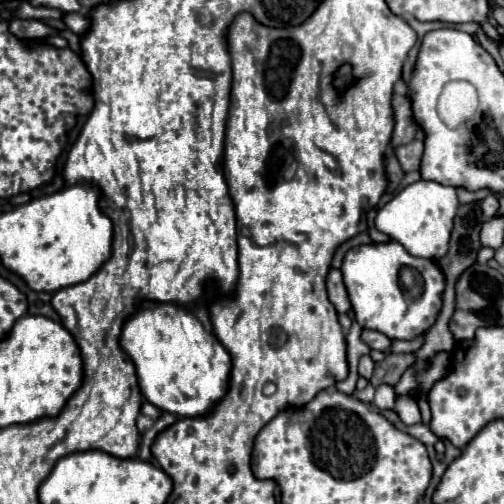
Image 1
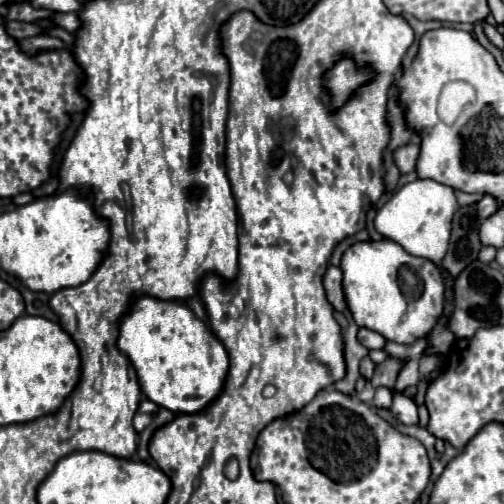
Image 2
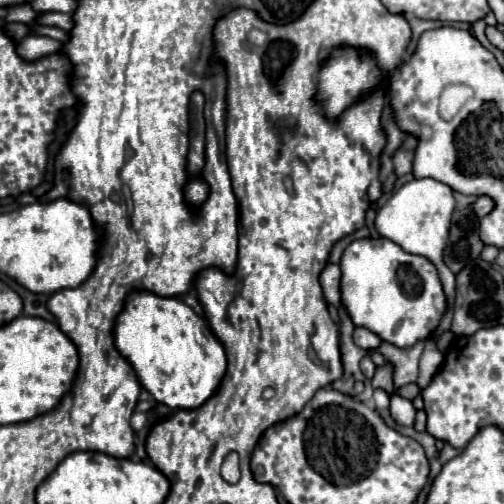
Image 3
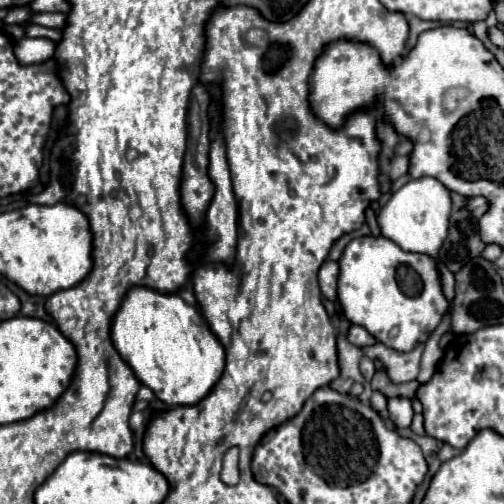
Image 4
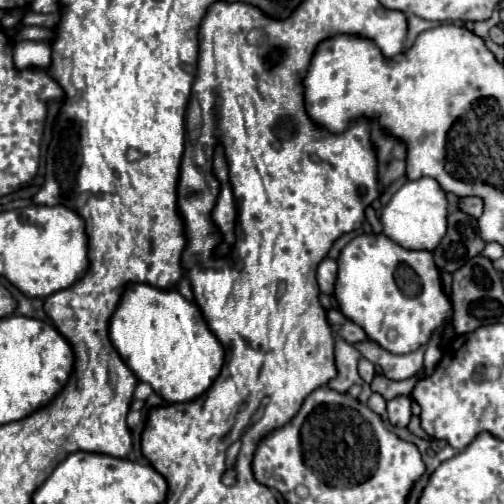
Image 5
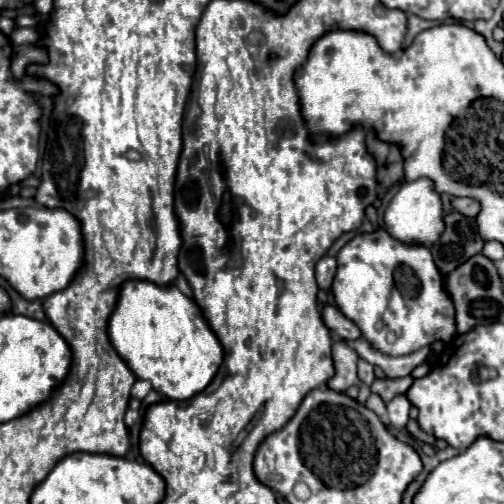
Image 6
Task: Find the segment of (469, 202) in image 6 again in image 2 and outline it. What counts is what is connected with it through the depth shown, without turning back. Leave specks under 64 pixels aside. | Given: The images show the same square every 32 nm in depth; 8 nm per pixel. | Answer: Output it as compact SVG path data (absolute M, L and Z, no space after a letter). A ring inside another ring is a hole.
M484 196L480 202L476 202L476 212L478 212L480 218L486 218L496 210L496 206L498 204L496 204L496 200L492 196Z

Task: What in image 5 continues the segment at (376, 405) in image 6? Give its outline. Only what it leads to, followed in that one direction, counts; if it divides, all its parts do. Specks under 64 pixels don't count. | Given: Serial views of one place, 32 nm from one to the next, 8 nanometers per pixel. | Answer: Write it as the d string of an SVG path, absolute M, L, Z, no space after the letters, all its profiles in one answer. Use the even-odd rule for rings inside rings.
M372 394L370 396L370 400L368 400L368 408L372 408L378 416L382 416L384 418L384 414L386 414L386 400L380 396L380 394Z

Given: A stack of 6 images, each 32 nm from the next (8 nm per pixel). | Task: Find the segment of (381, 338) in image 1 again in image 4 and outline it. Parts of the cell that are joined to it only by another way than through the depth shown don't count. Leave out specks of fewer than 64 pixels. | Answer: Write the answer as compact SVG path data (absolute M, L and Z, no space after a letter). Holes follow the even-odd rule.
M350 324L348 330L346 330L346 336L352 344L356 346L368 346L368 344L374 344L376 340L362 328L362 326L356 326L356 324Z

